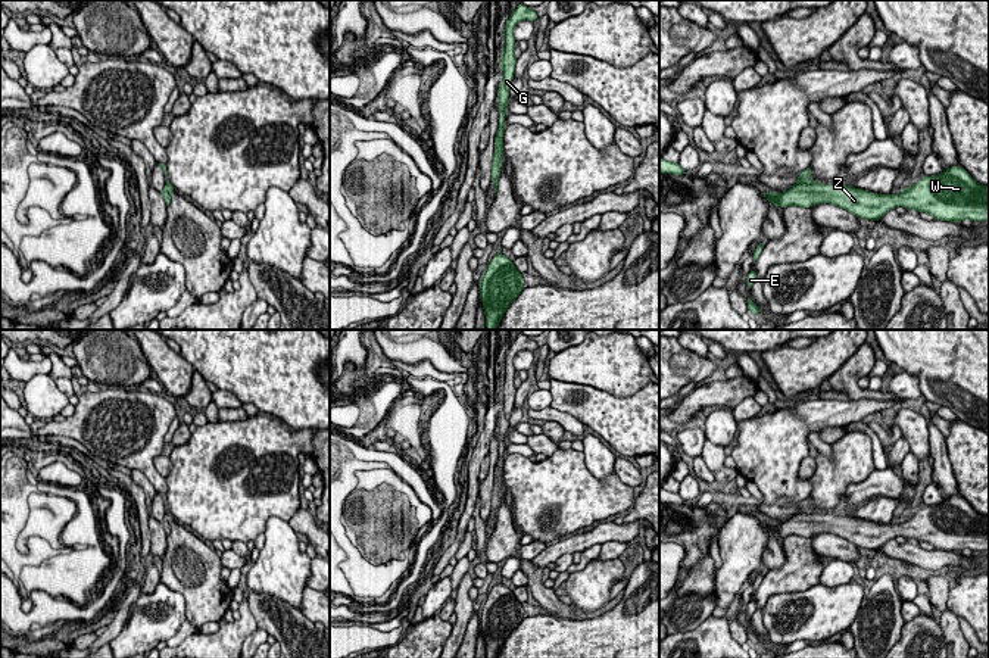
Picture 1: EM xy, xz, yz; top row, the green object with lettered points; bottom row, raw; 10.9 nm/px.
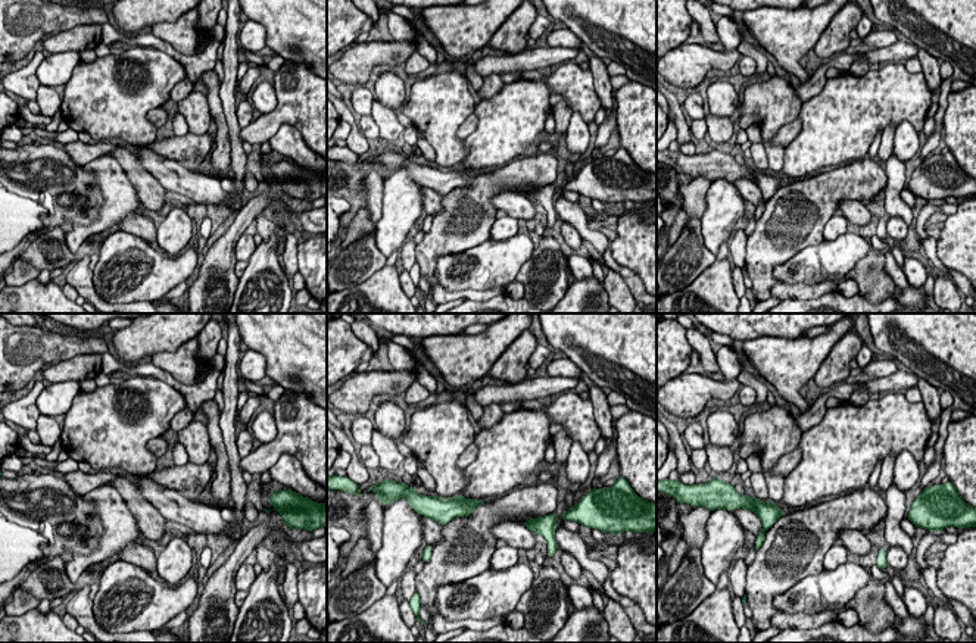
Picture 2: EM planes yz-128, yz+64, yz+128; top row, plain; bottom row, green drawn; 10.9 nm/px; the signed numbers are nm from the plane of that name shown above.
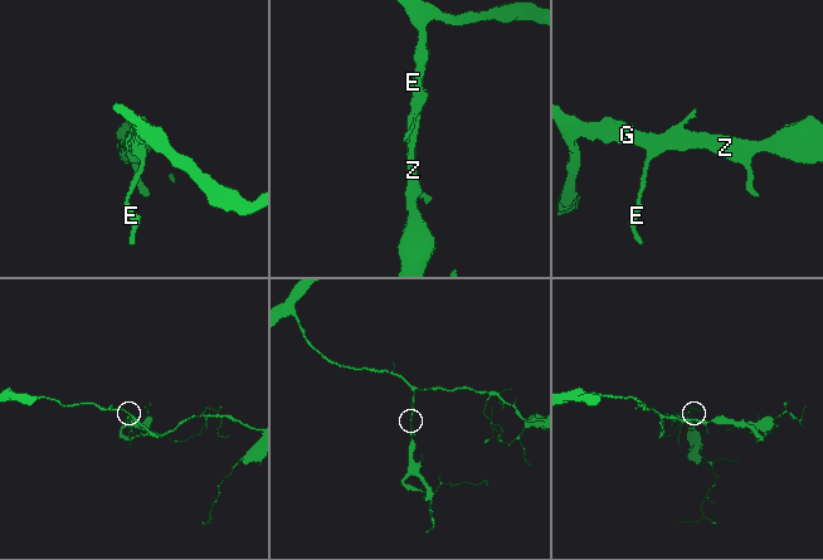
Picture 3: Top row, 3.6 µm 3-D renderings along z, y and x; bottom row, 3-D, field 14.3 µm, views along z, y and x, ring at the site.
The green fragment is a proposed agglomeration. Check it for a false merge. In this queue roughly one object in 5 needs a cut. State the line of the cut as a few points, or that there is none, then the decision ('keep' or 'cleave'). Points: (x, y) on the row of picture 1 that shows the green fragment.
cut none; keep

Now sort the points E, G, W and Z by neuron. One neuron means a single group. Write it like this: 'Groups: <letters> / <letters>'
Groups: E G W Z

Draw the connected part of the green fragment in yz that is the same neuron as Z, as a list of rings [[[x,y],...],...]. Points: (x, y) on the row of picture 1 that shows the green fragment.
[[[811,166],[799,172],[798,183],[787,191],[762,194],[780,208],[832,203],[859,218],[877,222],[896,206],[923,211],[942,221],[989,219],[989,185],[974,181],[963,166],[951,166],[939,175],[926,177],[899,194],[877,194],[851,185],[815,183],[809,175]]]

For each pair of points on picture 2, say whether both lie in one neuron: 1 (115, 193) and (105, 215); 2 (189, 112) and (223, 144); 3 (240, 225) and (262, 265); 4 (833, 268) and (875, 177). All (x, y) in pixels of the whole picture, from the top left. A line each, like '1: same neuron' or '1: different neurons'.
1: same neuron
2: different neurons
3: different neurons
4: different neurons

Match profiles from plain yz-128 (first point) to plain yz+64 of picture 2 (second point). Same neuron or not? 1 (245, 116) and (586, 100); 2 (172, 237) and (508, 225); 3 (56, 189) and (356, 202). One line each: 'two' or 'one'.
1: two
2: one
3: one

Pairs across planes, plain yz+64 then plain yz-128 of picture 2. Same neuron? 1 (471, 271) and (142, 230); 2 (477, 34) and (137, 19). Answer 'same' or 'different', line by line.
1: different
2: same

